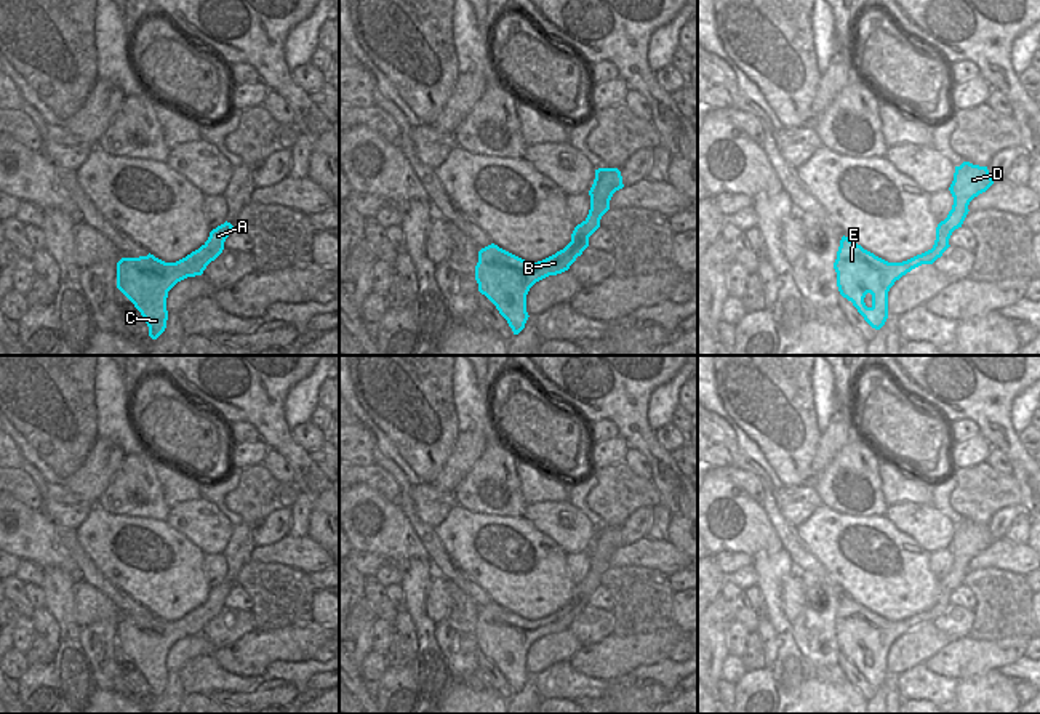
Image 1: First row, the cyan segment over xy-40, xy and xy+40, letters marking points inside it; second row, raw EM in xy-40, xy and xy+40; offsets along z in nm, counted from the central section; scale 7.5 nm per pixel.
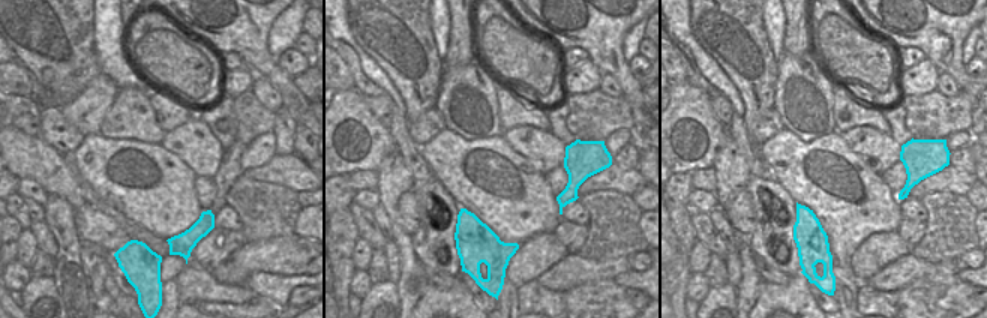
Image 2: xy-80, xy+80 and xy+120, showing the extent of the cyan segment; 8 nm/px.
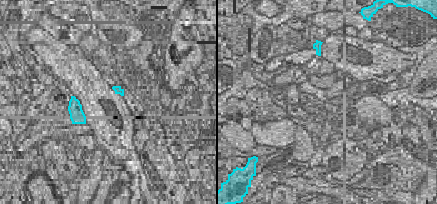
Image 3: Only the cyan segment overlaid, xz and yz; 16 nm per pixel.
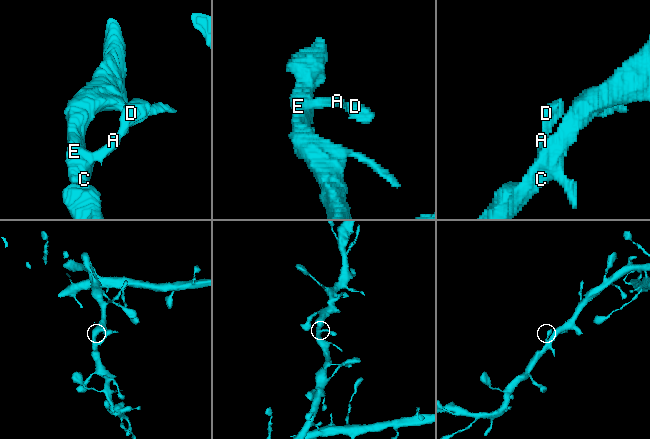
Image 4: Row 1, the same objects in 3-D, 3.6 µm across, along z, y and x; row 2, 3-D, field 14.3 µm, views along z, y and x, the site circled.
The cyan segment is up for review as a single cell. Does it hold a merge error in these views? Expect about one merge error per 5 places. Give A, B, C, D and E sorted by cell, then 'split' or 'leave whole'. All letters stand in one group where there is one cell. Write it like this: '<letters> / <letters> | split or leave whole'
A B C D E | leave whole

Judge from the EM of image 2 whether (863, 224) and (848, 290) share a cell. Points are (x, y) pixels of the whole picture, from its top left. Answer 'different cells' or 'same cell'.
same cell

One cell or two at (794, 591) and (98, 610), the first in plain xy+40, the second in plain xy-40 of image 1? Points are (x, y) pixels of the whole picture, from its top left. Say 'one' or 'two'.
one

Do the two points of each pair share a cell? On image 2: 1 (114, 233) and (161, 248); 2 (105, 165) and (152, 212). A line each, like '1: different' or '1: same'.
1: same
2: same

